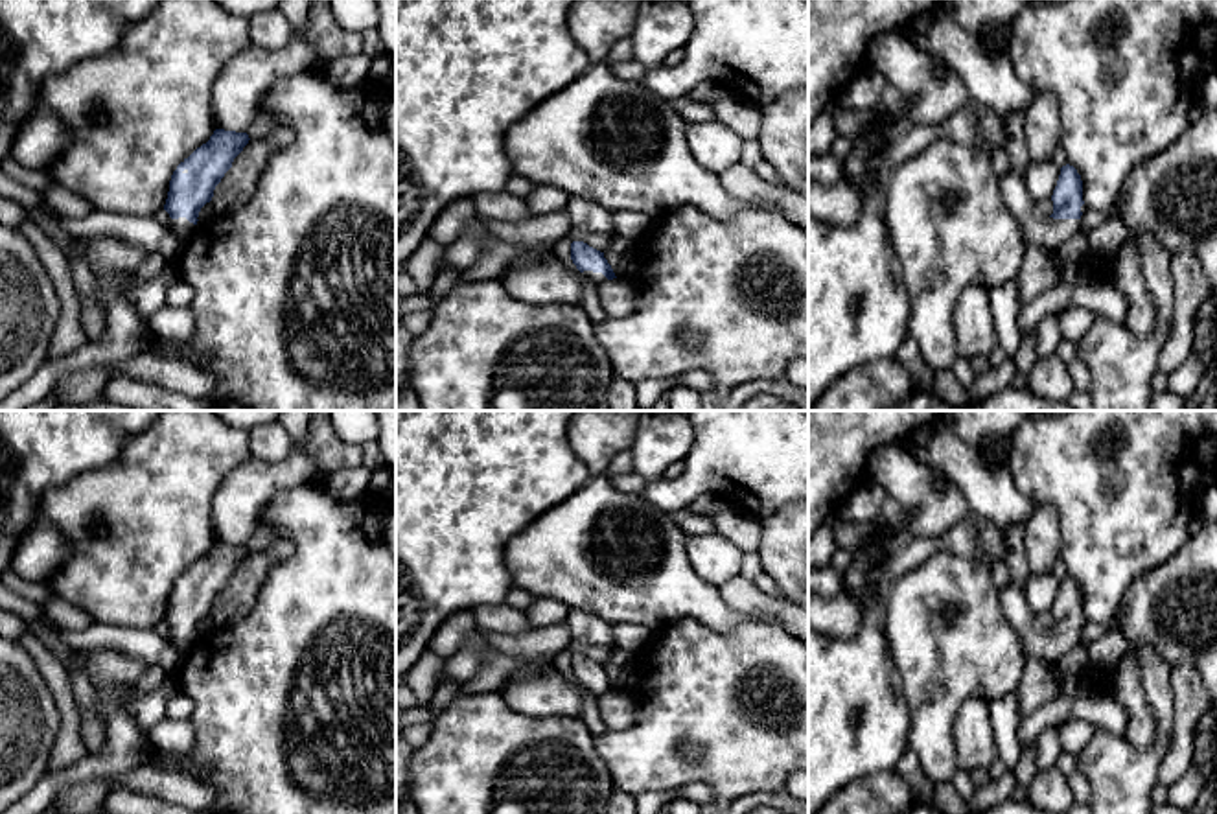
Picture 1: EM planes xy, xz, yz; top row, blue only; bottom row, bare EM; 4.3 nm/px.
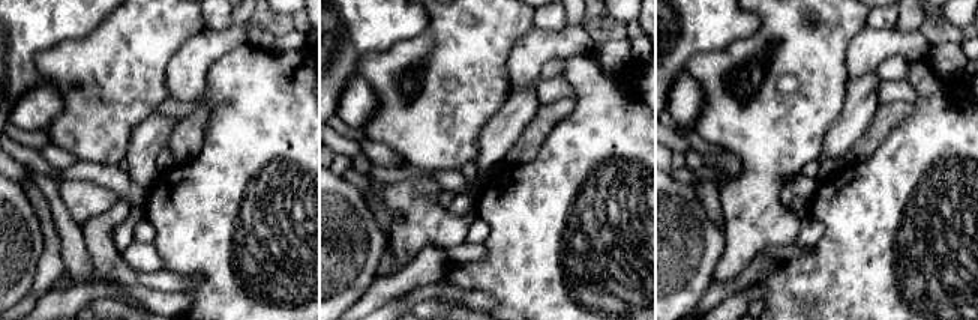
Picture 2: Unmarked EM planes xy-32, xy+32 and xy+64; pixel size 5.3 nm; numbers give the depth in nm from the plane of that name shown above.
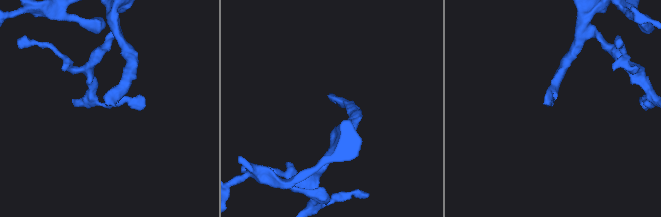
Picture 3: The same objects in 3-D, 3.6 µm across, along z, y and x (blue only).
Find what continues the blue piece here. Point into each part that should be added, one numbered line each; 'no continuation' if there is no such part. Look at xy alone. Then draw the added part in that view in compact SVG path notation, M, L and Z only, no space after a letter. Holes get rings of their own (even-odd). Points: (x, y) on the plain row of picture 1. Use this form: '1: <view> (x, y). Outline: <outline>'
1: xy (181, 639). Outline: M179 630L179 632L171 632L169 635L169 643L179 650L179 652L186 652L191 648L191 645L195 643L195 637L190 635L186 630Z

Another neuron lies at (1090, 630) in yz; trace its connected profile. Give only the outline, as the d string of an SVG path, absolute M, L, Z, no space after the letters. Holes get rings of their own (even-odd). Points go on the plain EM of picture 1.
M1119 608L1119 613L1108 622L1099 624L1086 621L1081 628L1083 643L1088 645L1112 630L1119 630L1121 619L1123 619L1123 608Z

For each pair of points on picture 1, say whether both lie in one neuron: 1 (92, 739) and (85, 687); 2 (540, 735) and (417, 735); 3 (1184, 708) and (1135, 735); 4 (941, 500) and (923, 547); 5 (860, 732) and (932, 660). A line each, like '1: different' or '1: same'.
1: same
2: different
3: different
4: different
5: different

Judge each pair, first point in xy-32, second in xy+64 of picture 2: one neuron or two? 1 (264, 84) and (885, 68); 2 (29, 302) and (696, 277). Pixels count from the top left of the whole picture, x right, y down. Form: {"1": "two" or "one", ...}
{"1": "two", "2": "two"}

